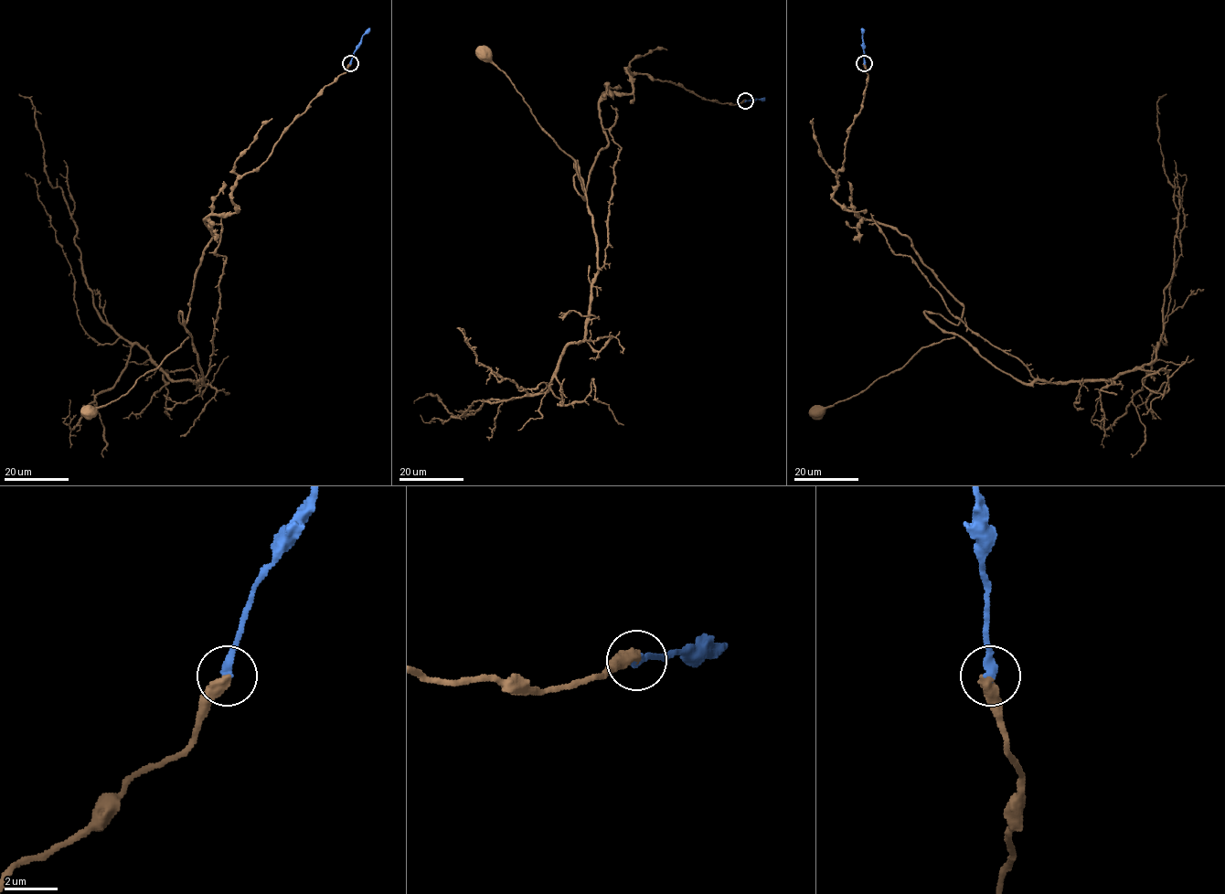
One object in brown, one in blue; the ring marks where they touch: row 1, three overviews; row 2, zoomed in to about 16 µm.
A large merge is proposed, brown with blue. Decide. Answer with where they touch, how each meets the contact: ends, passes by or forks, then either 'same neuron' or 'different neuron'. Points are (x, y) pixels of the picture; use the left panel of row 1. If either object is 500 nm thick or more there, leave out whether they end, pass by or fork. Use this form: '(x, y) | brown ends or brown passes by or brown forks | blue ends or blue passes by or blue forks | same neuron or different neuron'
(350, 63) | brown ends | blue ends | same neuron

